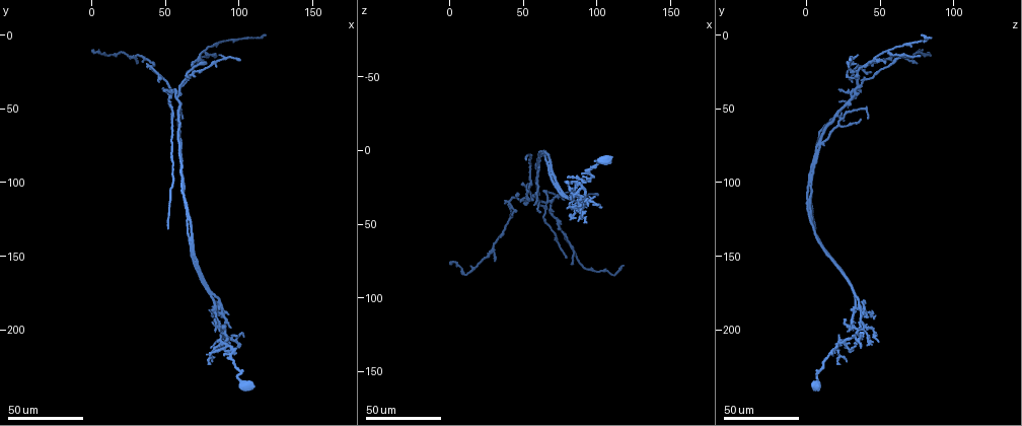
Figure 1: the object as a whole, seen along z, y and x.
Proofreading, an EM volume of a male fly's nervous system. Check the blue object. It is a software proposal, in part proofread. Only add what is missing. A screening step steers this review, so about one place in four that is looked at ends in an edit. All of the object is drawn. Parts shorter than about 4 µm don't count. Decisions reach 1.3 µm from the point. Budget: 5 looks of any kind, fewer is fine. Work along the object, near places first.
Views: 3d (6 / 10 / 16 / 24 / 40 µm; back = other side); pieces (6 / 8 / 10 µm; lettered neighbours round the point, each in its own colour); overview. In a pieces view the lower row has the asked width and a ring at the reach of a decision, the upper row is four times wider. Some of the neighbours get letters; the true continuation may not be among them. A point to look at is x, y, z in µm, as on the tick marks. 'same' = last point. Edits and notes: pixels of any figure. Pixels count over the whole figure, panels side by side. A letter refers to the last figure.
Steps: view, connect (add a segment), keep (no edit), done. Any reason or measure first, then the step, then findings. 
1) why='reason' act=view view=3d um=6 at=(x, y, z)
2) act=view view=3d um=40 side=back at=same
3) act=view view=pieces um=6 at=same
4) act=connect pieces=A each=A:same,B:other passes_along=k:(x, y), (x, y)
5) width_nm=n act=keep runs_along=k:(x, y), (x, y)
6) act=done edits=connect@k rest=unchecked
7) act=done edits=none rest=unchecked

why='long arm stops here' act=view view=3d um=40 at=(50, 132, 6)

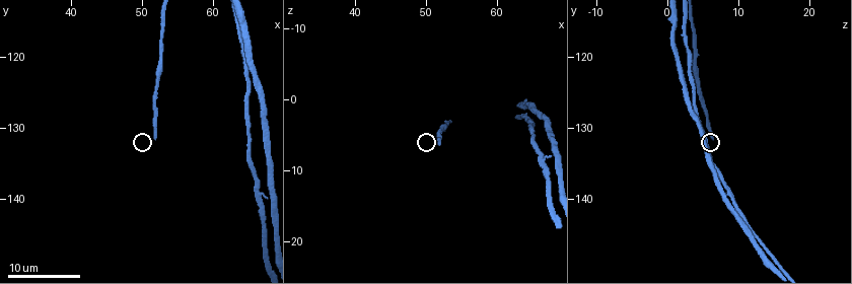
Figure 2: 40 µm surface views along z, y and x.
act=view view=3d um=6 at=(52.0, 131.5, 6.5)

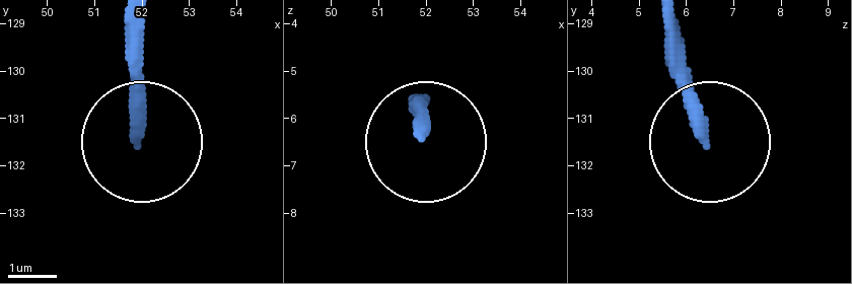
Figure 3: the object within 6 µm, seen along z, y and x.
act=view view=pieces um=10 at=(51.85, 131.35, 6.30)

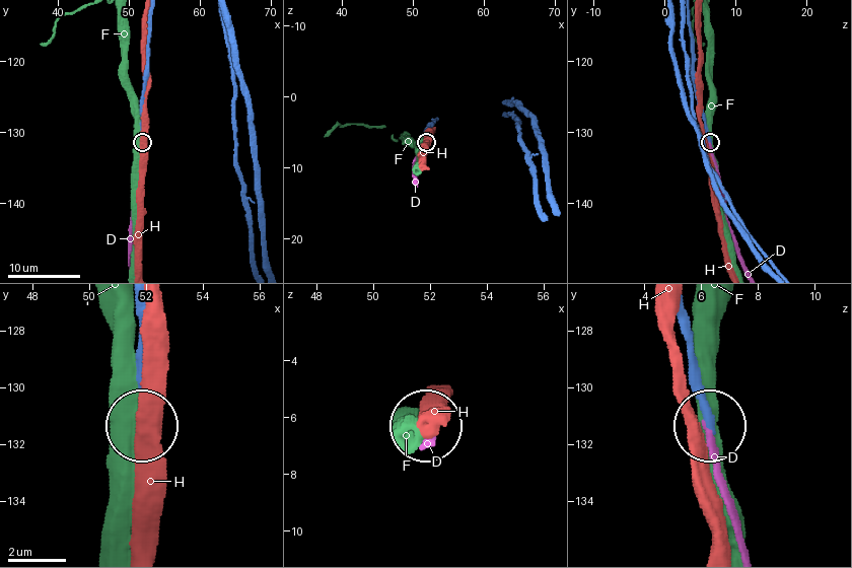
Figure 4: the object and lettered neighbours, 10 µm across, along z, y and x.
width_nm=270 act=connect pieces=D each=D:same,F:other,H:other found='it goes on there'

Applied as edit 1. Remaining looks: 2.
why='an open end' act=view view=3d um=40 at=(38, 20, 34)

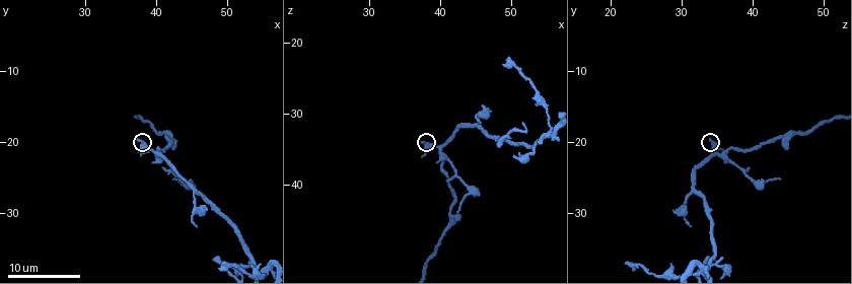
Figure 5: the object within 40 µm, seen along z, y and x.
act=view view=pieces um=10 at=(37.5, 19.5, 34.5)

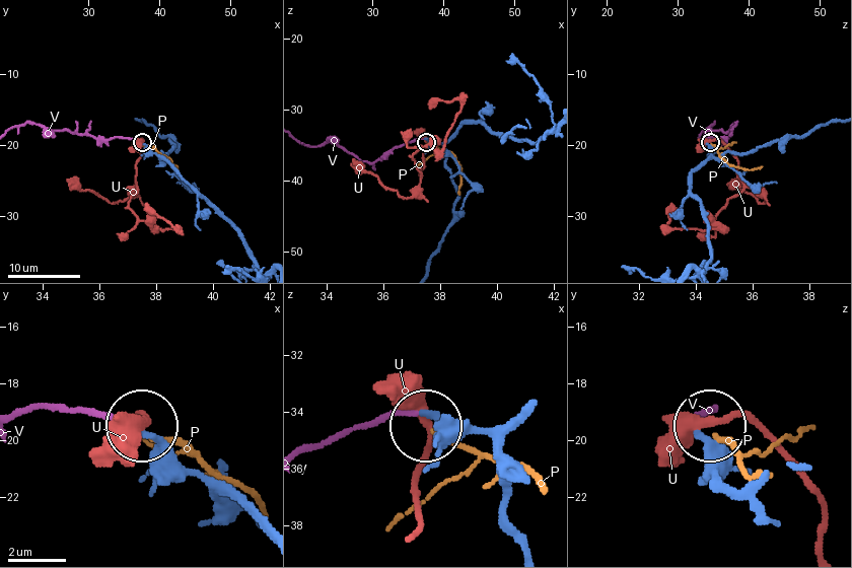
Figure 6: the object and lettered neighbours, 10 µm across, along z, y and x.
act=connect pieces=V each=P:other,U:other,V:same found='the cell continues'

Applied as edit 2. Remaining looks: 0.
act=done edits=connect@4,connect@6 rest=unchecked

